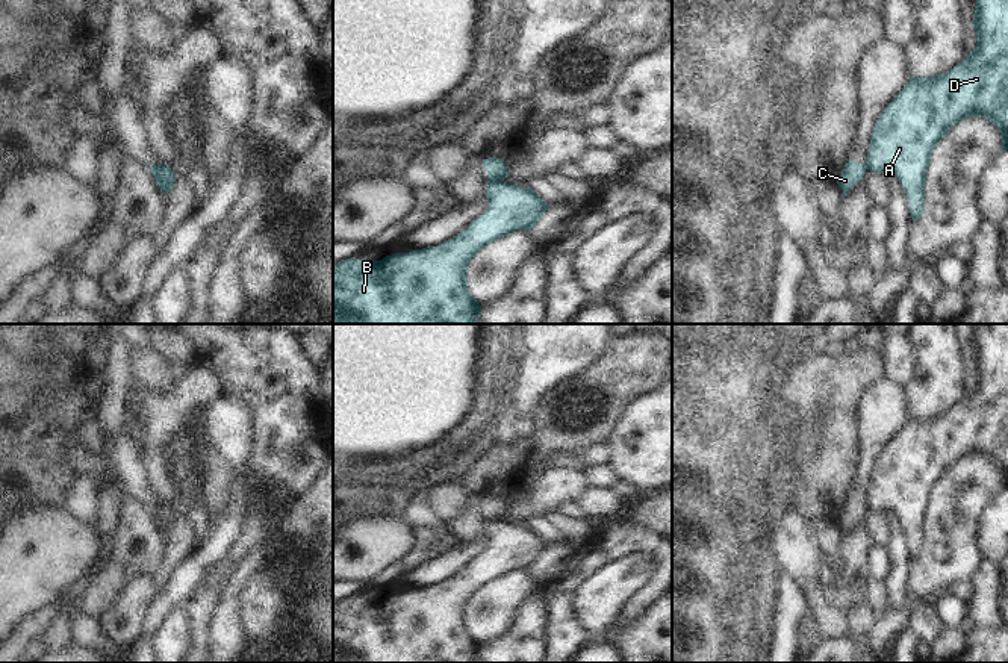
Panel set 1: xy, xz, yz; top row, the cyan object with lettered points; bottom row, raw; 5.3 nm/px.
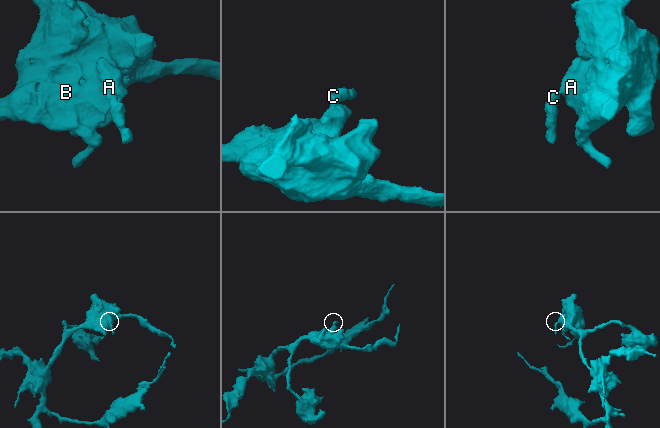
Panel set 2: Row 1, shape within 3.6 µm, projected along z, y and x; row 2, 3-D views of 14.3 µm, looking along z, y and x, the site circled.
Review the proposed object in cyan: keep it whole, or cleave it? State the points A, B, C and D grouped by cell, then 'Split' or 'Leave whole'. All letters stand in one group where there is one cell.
Groups: A B D / C. Split.

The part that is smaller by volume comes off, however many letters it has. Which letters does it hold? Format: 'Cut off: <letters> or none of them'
Cut off: C

